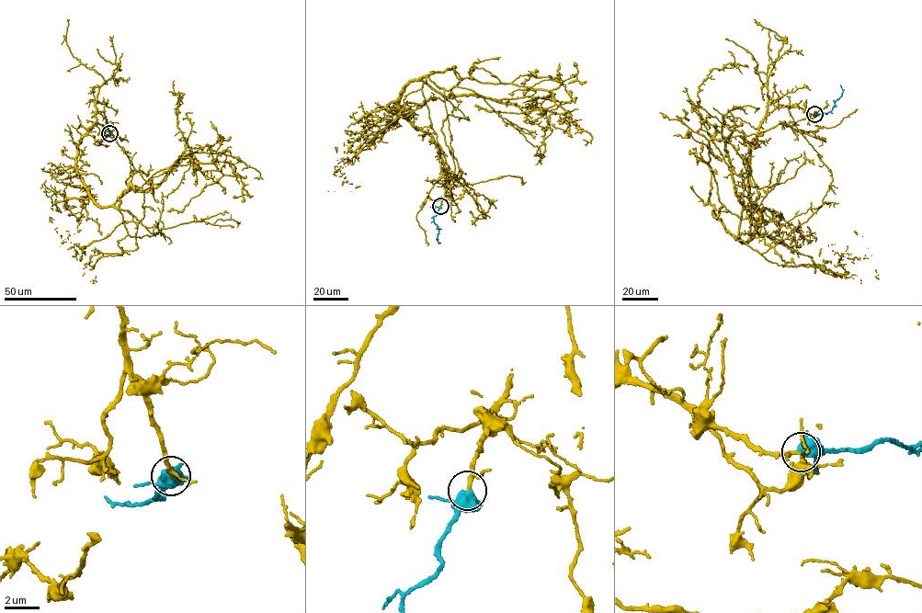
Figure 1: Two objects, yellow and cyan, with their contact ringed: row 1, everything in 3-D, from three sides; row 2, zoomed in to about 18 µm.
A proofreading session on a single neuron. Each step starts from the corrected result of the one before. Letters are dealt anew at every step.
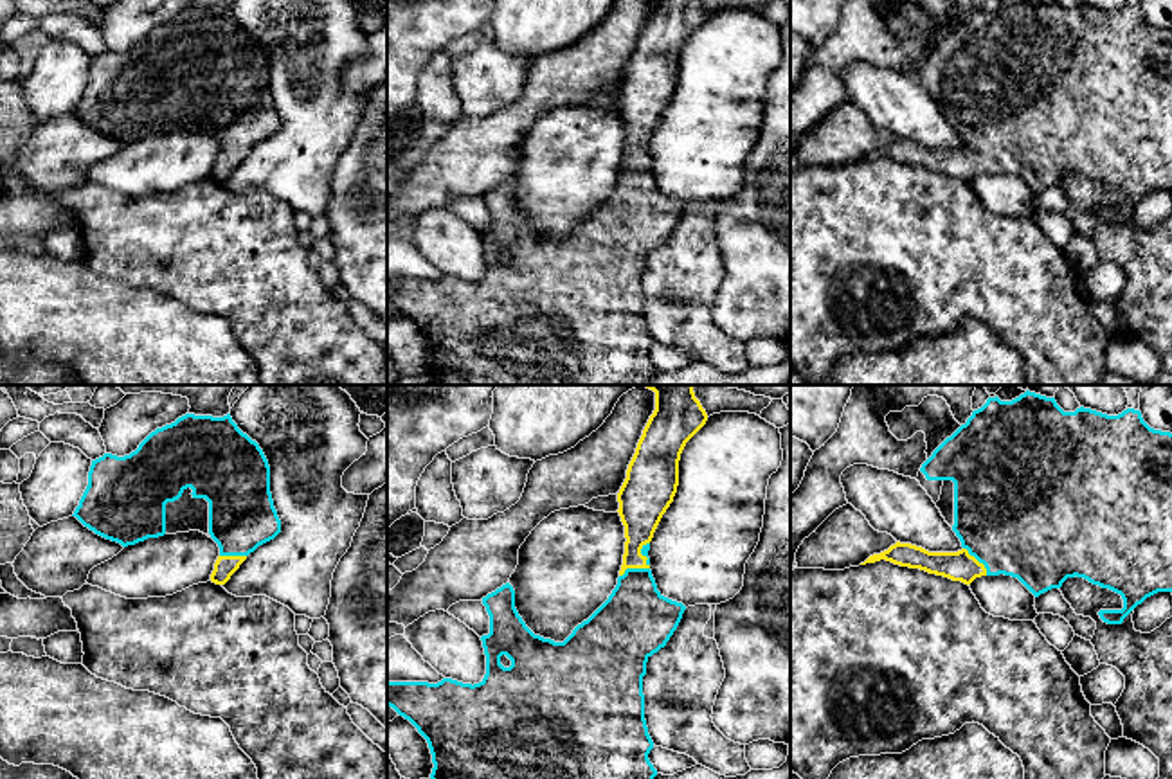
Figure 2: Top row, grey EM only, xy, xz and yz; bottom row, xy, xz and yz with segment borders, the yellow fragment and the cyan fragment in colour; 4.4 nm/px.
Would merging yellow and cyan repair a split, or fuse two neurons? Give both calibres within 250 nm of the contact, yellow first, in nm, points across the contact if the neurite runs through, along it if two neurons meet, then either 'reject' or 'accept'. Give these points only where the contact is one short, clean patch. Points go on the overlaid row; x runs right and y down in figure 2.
190 nm thick on the yellow side, 320 nm on the other; runs through xz (641, 511), (645, 567), (636, 576), (636, 621); accept

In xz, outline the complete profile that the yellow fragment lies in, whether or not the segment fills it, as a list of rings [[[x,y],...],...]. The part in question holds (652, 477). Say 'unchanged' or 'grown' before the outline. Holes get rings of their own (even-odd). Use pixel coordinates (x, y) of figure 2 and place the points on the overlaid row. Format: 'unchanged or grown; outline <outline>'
grown; outline [[[641,385],[655,392],[650,416],[627,479],[618,493],[625,525],[625,554],[618,585],[609,599],[563,642],[535,635],[515,608],[509,583],[482,597],[490,615],[490,633],[482,635],[486,675],[479,684],[443,678],[428,682],[387,682],[387,705],[409,720],[427,739],[432,754],[430,779],[654,779],[648,759],[654,741],[645,720],[643,676],[648,658],[666,646],[686,606],[664,597],[650,570],[650,542],[673,502],[679,486],[679,461],[686,443],[706,425],[708,414],[695,398],[693,385]]]

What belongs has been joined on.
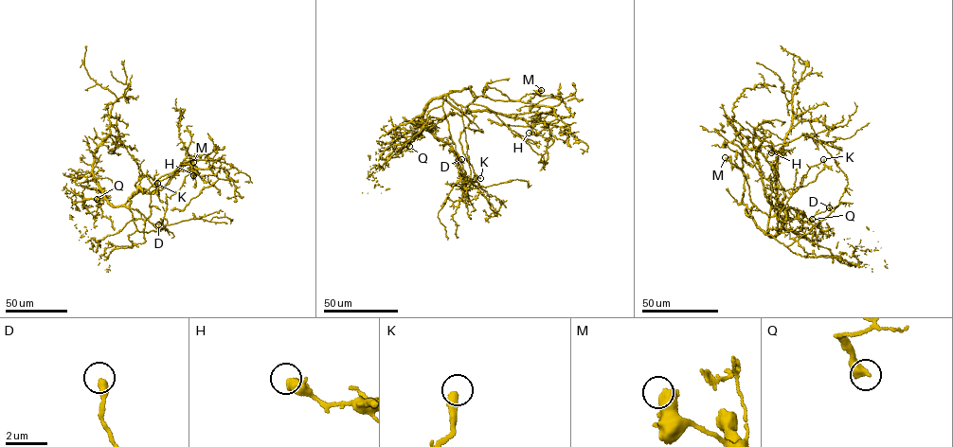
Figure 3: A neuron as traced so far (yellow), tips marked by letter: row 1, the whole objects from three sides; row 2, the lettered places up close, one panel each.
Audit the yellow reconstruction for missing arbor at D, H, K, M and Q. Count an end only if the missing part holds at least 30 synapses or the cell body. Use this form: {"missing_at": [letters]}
{"missing_at": ["K"]}

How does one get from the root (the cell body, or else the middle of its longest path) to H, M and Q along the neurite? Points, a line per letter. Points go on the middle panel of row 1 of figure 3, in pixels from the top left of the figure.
H: (425, 108), (432, 99), (442, 98), (464, 113), (489, 110), (522, 118), (536, 134), (529, 133)
M: (425, 108), (432, 99), (469, 86), (476, 96), (503, 100), (517, 100), (526, 94), (541, 90)
Q: (425, 108), (421, 132), (407, 143), (409, 146)

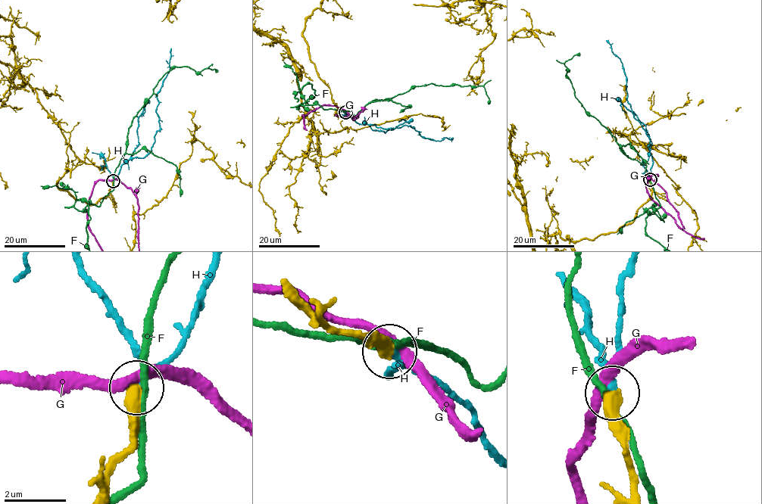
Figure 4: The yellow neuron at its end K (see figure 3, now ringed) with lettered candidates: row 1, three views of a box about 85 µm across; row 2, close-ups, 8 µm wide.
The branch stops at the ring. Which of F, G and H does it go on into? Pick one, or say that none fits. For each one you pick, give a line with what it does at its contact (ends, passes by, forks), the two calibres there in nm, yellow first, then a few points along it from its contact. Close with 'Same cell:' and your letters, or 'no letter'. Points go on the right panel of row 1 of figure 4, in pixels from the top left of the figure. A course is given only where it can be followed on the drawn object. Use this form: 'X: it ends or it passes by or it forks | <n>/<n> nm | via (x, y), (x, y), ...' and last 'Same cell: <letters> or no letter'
H: it passes by | 440/180 nm
Same cell: H

